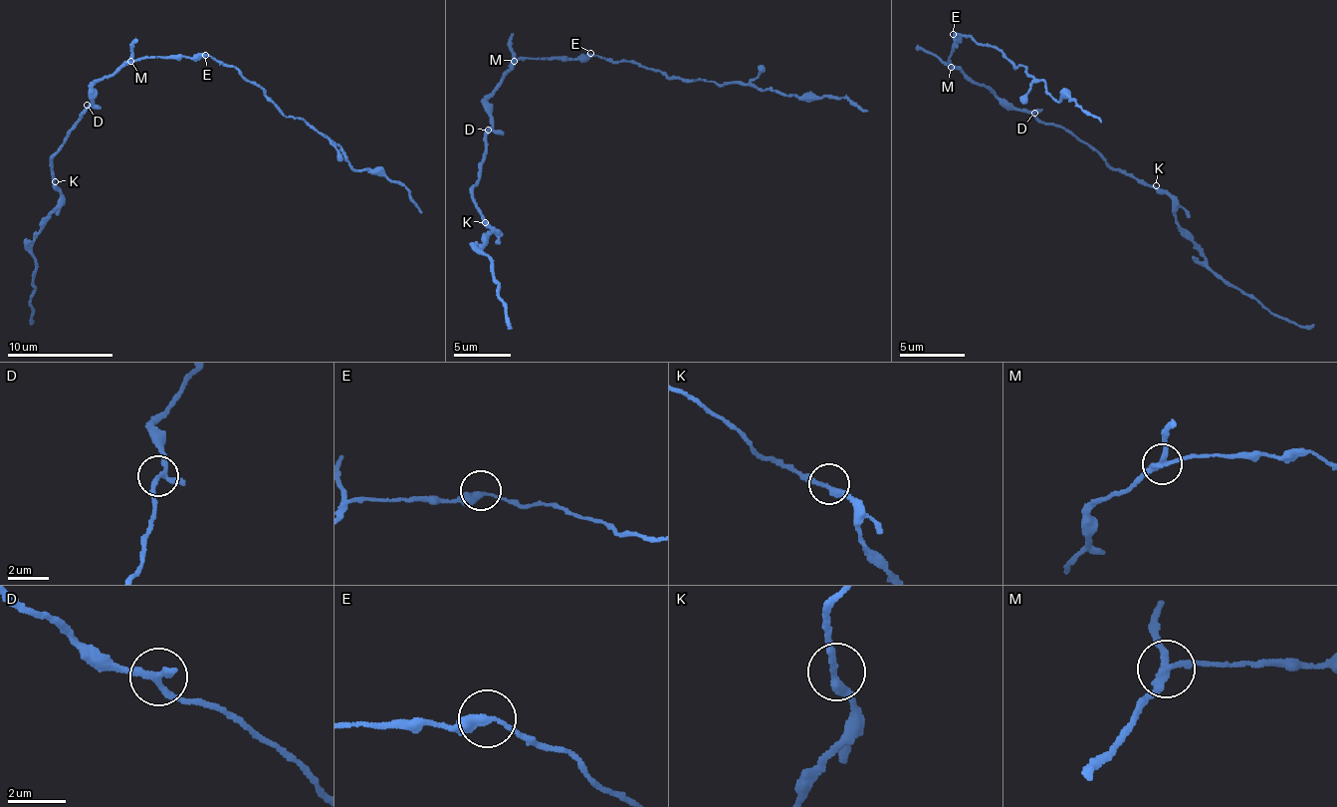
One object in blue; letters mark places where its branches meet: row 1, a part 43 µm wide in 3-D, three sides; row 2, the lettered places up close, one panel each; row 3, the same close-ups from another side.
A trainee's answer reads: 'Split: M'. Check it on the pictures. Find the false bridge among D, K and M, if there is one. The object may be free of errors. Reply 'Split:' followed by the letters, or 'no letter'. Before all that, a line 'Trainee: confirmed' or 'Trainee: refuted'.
Trainee: confirmed
Split: M

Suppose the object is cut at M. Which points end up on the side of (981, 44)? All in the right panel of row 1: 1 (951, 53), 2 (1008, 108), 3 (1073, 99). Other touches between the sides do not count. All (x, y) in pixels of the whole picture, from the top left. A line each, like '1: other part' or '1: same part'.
1: same part
2: other part
3: same part

